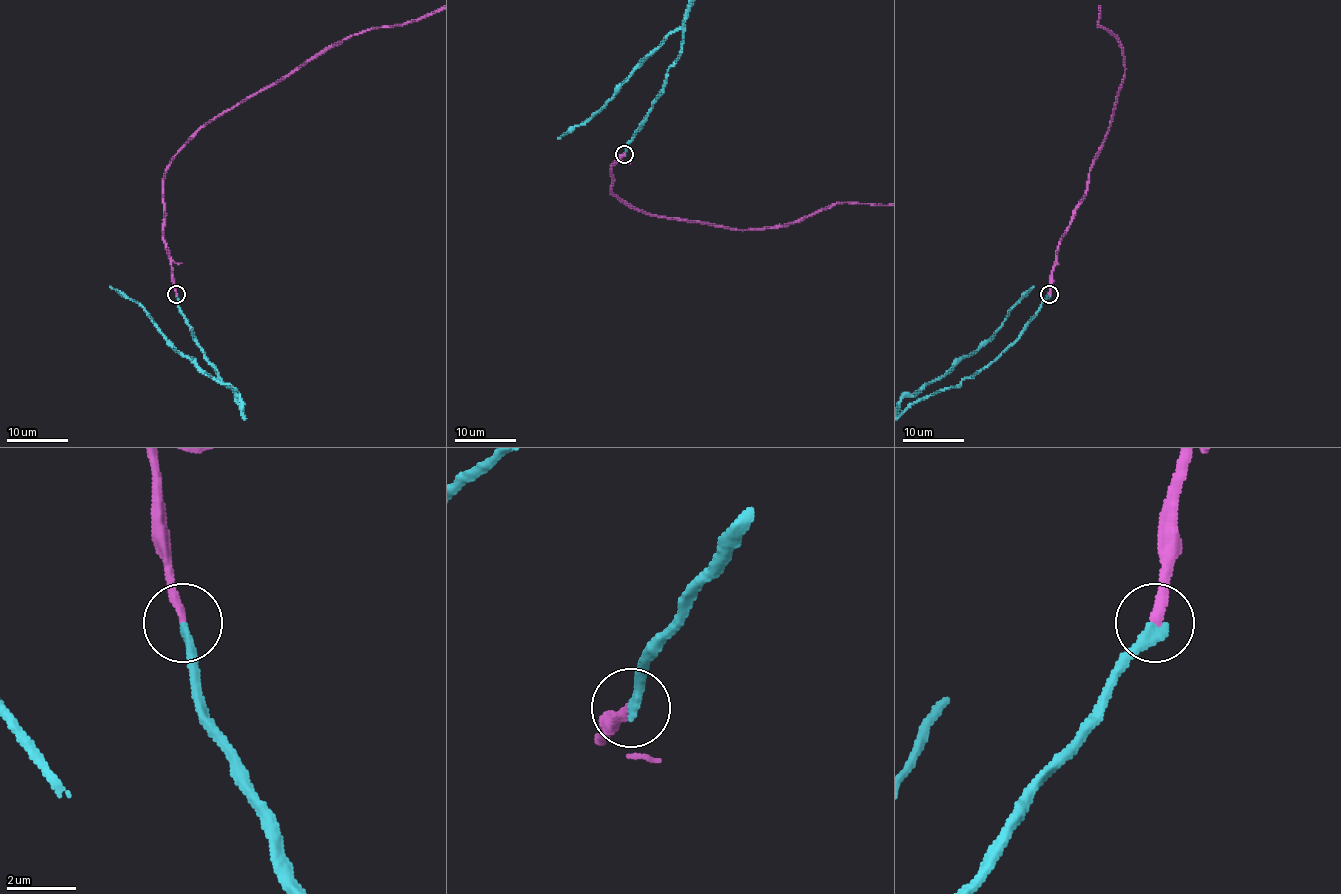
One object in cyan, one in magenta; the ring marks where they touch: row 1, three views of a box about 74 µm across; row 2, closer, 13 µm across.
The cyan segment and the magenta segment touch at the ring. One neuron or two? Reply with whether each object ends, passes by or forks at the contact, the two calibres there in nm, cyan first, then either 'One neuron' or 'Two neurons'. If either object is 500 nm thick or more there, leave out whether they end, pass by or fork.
At the ring cyan ends. At the ring magenta ends. Thickness 280 nm (cyan) against 260 nm. One neuron

